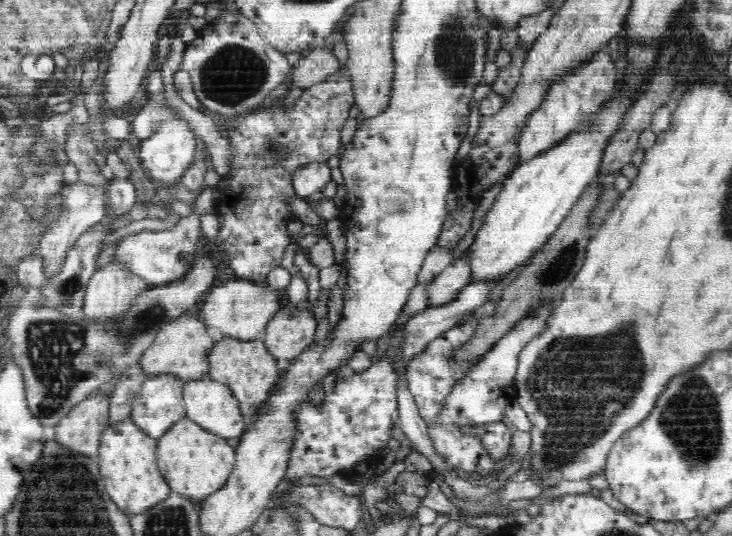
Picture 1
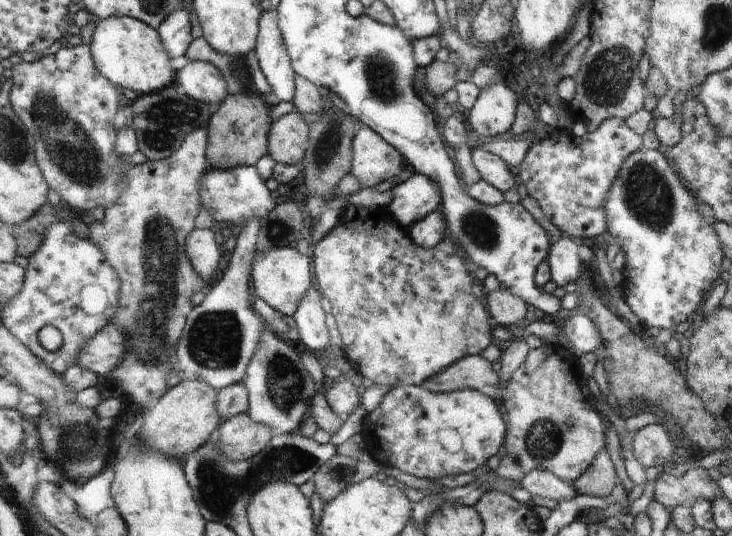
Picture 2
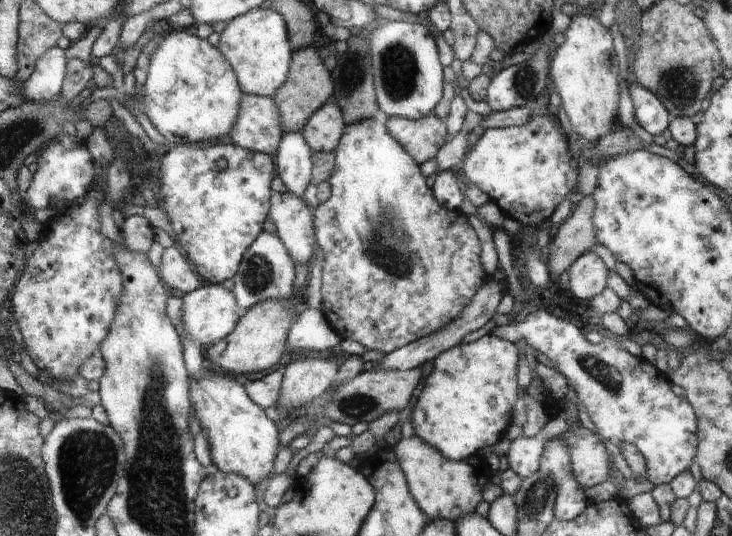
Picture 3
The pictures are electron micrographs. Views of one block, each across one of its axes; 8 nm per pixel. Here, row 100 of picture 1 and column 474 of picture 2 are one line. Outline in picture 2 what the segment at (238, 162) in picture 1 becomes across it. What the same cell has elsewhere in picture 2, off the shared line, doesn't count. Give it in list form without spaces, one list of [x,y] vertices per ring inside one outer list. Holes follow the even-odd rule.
[[[388,206],[372,208],[358,207],[356,217],[351,222],[342,222],[336,224],[335,227],[316,244],[311,245],[312,257],[314,263],[314,274],[316,280],[316,288],[322,291],[323,295],[330,300],[332,309],[330,312],[334,315],[337,328],[342,339],[342,348],[345,352],[347,360],[354,366],[358,373],[370,378],[374,385],[388,385],[390,388],[404,385],[421,385],[430,377],[441,370],[453,365],[454,362],[460,361],[461,358],[470,355],[480,355],[480,352],[492,342],[492,328],[488,324],[488,312],[486,308],[480,304],[480,301],[472,294],[472,282],[474,276],[468,272],[468,264],[464,262],[464,256],[460,252],[460,245],[447,234],[444,240],[435,244],[435,247],[427,249],[418,242],[414,242],[410,238],[410,234],[406,226],[398,224],[394,221],[393,214],[388,210]]]

